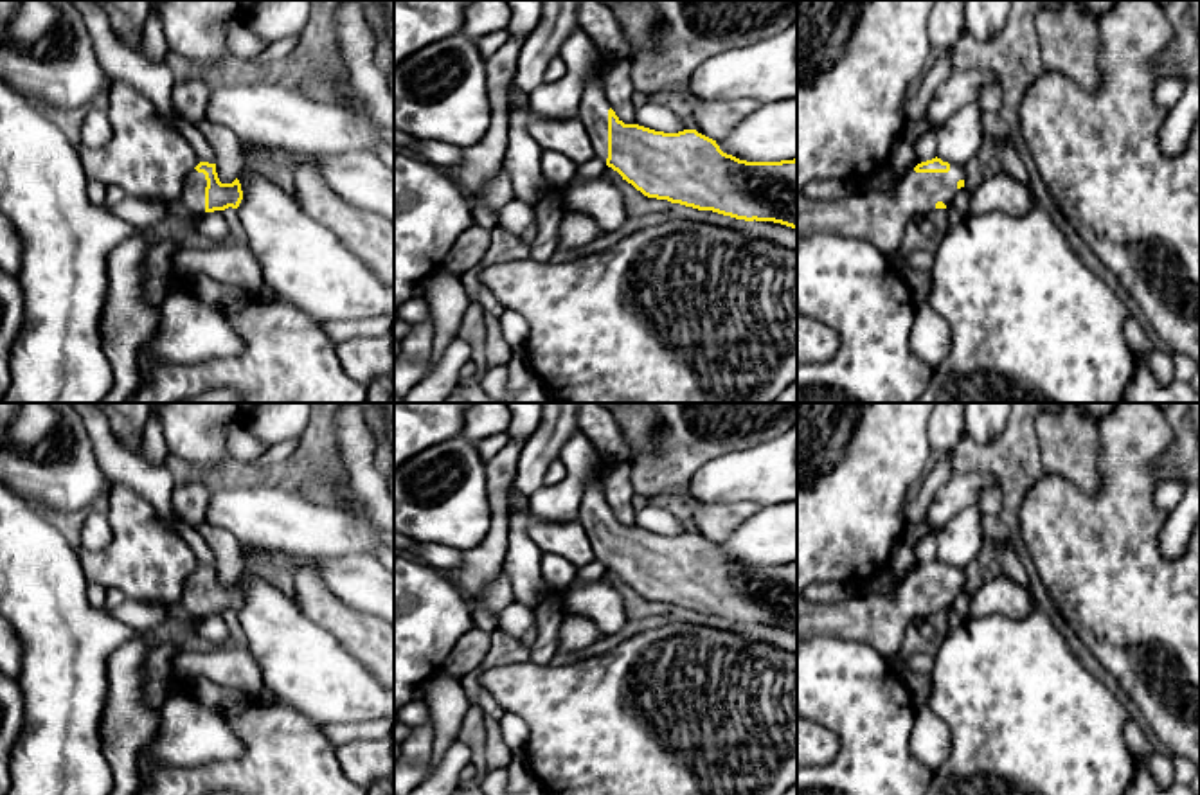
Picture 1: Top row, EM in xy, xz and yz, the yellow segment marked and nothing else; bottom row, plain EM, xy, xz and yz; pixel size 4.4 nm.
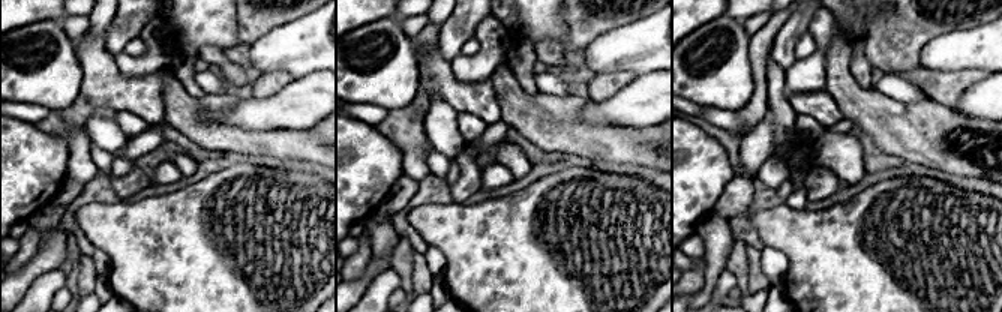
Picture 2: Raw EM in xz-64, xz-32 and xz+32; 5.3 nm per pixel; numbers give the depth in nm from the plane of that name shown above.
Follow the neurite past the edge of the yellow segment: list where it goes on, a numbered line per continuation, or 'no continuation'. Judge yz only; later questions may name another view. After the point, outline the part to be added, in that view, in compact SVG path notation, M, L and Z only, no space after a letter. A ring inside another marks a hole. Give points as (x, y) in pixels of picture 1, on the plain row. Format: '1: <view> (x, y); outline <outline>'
1: yz (880, 621); outline M950 567L948 576L901 577L892 595L871 594L864 588L840 603L811 603L797 597L797 640L817 635L860 640L874 648L885 660L900 653L905 633L919 617L928 617L937 604L950 608L957 585L966 576Z

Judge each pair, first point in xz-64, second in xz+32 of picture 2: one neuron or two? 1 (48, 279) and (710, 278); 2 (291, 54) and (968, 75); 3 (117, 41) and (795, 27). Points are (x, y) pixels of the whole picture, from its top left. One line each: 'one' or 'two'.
1: two
2: two
3: one

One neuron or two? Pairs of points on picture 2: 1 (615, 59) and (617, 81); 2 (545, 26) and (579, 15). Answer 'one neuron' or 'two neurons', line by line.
1: two neurons
2: two neurons

